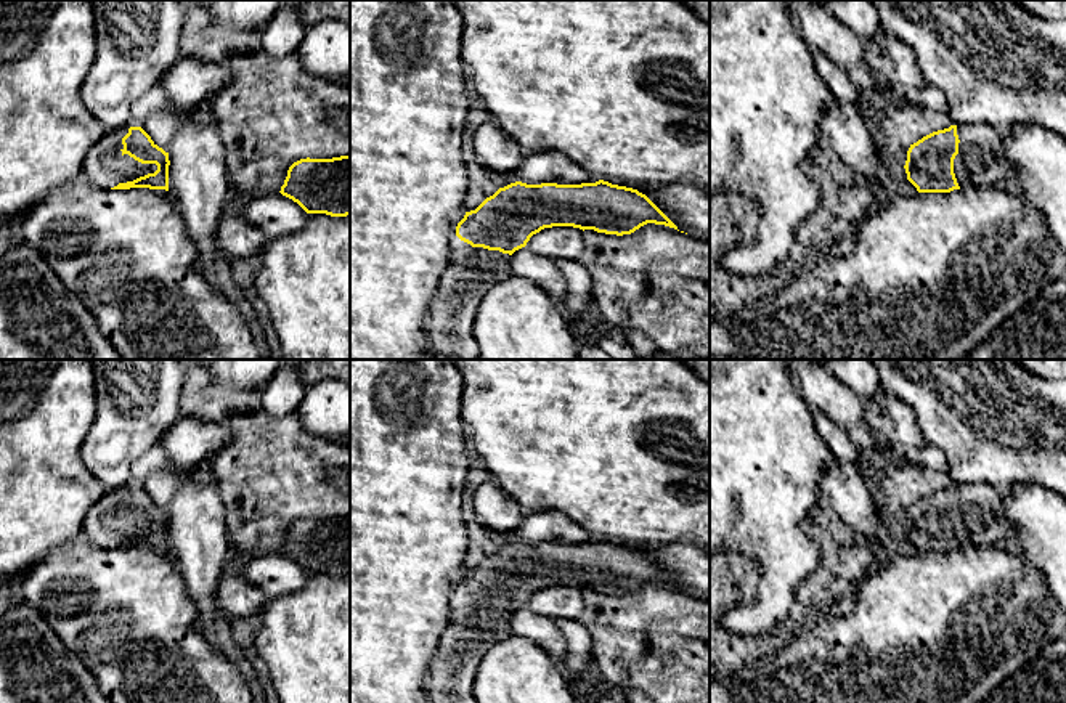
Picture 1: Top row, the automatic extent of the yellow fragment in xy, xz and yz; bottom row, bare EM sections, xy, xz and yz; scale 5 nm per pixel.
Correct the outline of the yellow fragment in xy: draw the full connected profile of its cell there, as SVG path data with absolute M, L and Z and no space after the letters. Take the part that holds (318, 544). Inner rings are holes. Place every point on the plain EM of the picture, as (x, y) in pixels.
M350 515L294 522L279 552L307 573L350 575Z

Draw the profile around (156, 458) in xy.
M154 445L149 448L148 453L144 453L132 467L132 485L141 486L141 483L146 480L146 477L153 472L164 470L170 472L175 477L181 478L188 469L175 465L165 448L162 445Z

